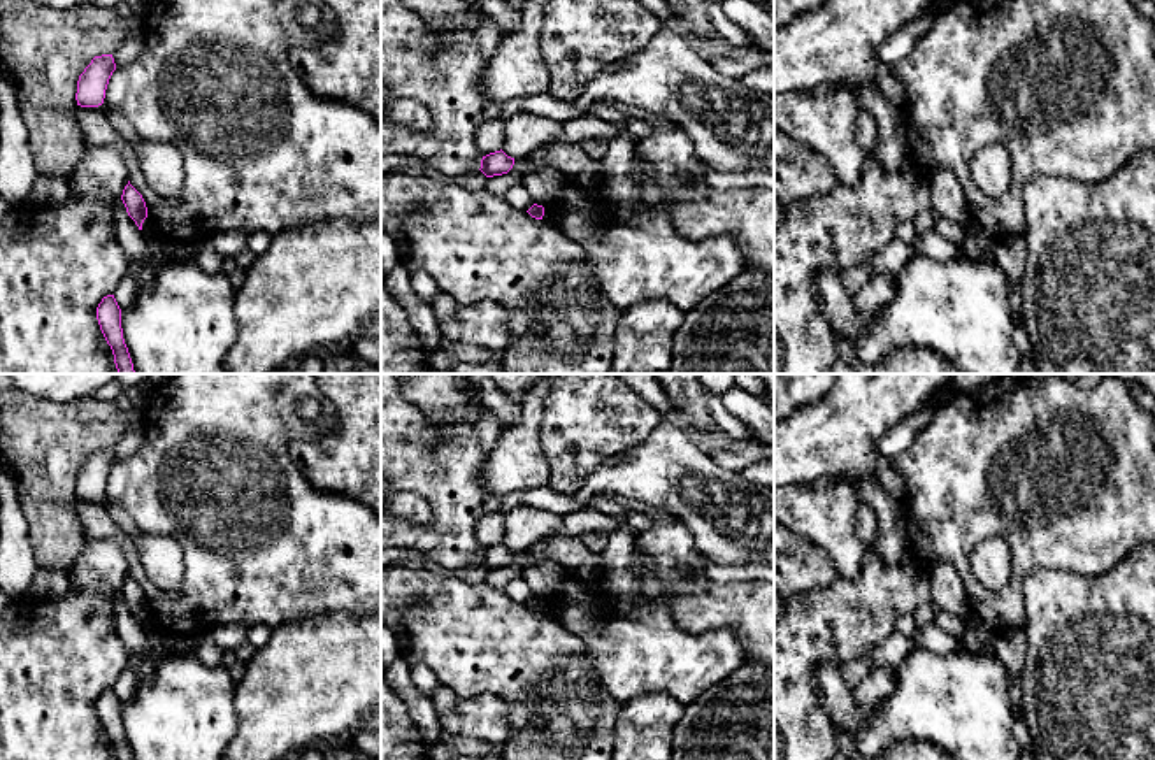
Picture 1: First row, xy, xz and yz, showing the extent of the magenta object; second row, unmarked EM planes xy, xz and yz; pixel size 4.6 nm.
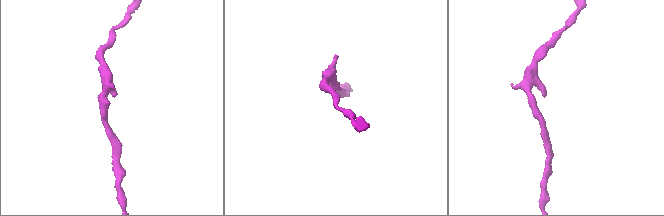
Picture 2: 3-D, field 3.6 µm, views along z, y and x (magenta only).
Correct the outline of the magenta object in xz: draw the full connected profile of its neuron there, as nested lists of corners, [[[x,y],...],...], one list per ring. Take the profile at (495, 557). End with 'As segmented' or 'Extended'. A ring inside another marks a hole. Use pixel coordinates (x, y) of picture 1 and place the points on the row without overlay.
[[[502,542],[483,549],[481,565],[486,570],[507,567],[514,558],[514,551],[507,549]]]. As segmented

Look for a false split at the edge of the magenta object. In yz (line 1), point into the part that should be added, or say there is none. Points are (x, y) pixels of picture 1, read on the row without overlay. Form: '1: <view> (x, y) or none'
1: none

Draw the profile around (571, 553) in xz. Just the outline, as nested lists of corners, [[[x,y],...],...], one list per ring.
[[[560,537],[539,541],[527,549],[527,563],[523,569],[553,560],[569,574],[581,574],[585,579],[600,577],[604,574],[602,555],[590,551],[581,537]]]

